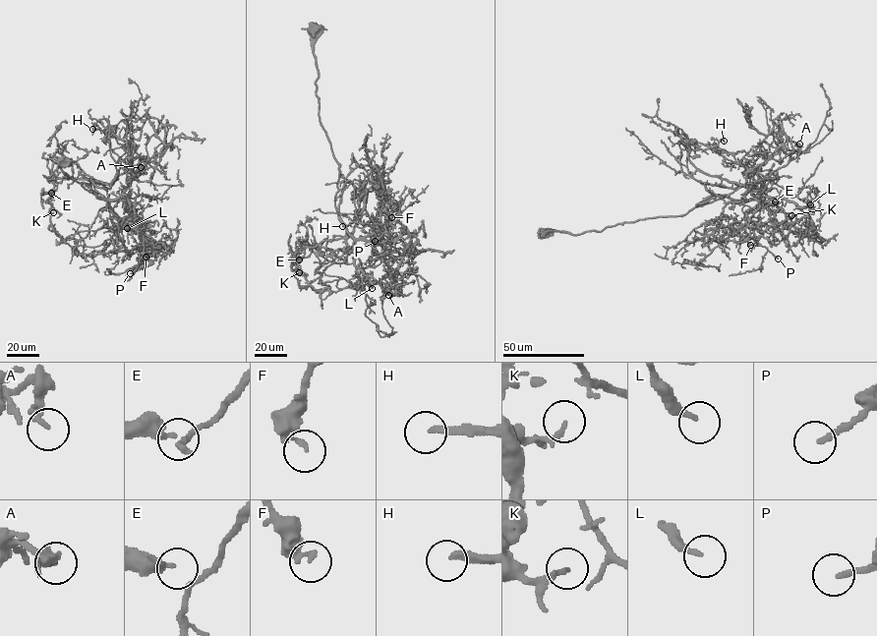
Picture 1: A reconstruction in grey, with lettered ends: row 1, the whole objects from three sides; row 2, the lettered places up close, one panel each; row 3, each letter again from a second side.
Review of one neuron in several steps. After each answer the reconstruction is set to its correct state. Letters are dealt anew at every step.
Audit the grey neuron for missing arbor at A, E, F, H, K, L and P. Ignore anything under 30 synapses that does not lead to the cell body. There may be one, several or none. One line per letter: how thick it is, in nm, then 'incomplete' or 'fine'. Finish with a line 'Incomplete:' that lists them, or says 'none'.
A: calibre 150 nm; fine
E: calibre 200 nm; fine
F: calibre 150 nm; fine
H: calibre 240 nm; fine
K: calibre 190 nm; fine
L: calibre 190 nm; fine
P: calibre 190 nm; fine
Incomplete: none

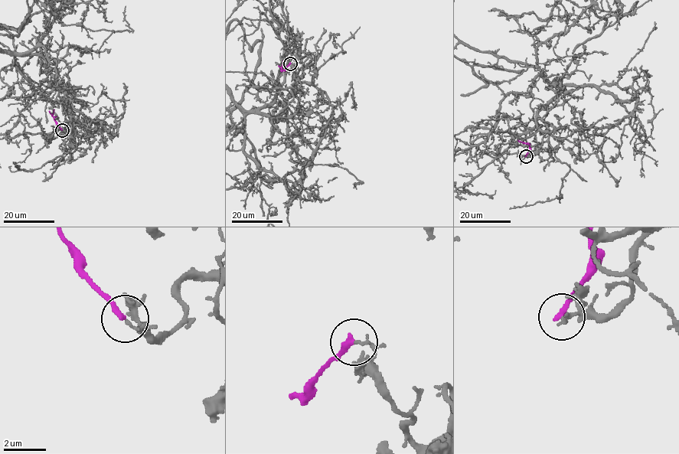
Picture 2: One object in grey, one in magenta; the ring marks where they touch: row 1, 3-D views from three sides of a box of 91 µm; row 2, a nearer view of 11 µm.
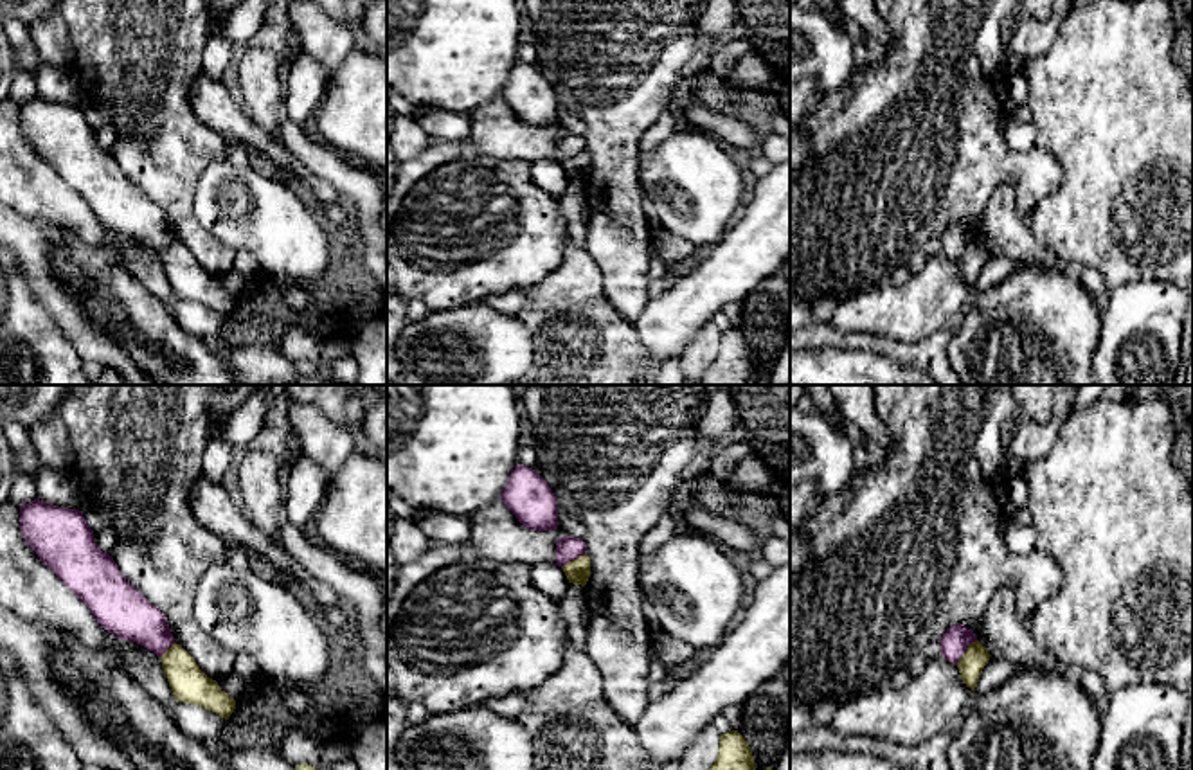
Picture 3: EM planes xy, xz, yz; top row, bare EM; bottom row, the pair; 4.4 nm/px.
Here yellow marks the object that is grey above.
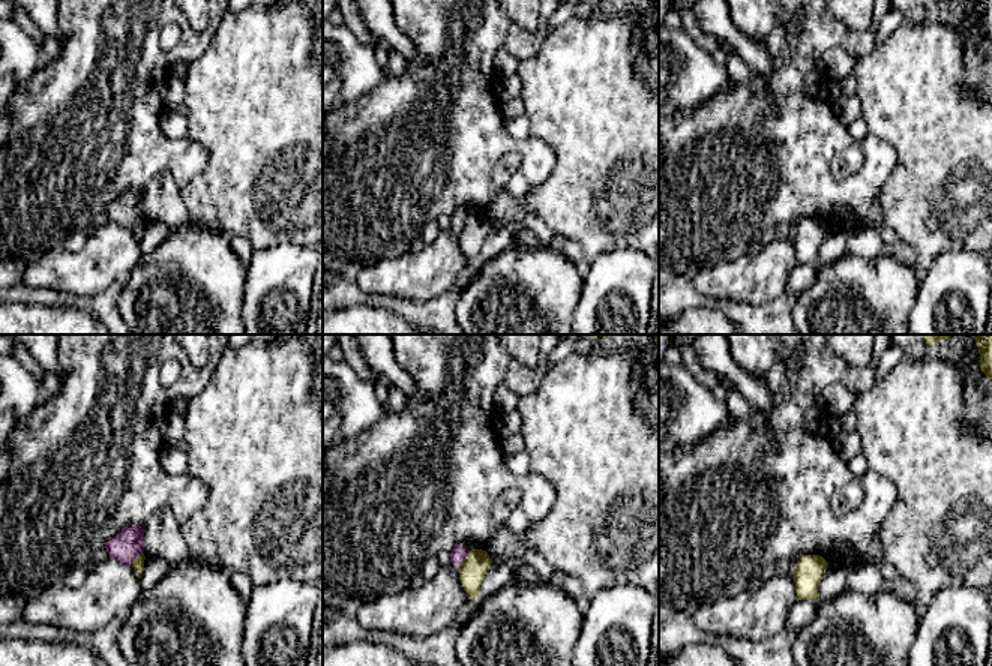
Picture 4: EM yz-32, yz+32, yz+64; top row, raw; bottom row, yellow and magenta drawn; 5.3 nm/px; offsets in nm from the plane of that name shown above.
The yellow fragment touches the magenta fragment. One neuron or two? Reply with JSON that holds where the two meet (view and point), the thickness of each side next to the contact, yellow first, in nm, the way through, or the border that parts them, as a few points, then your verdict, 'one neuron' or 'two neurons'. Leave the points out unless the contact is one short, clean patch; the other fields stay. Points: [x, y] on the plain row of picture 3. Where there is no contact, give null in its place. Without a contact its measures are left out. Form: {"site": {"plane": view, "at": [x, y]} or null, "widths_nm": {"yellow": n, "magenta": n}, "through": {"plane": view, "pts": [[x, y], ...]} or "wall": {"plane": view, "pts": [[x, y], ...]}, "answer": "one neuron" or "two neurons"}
{"site": {"plane": "yz", "at": [965, 249]}, "widths_nm": {"yellow": 110, "magenta": 120}, "wall": {"plane": "yz", "pts": [[976, 236], [956, 259]]}, "answer": "two neurons"}

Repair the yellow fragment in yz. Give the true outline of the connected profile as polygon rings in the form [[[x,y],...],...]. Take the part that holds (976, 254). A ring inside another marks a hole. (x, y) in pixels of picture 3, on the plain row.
[[[972,239],[961,257],[957,259],[959,270],[966,284],[975,288],[979,273],[990,257],[988,246],[979,239]]]

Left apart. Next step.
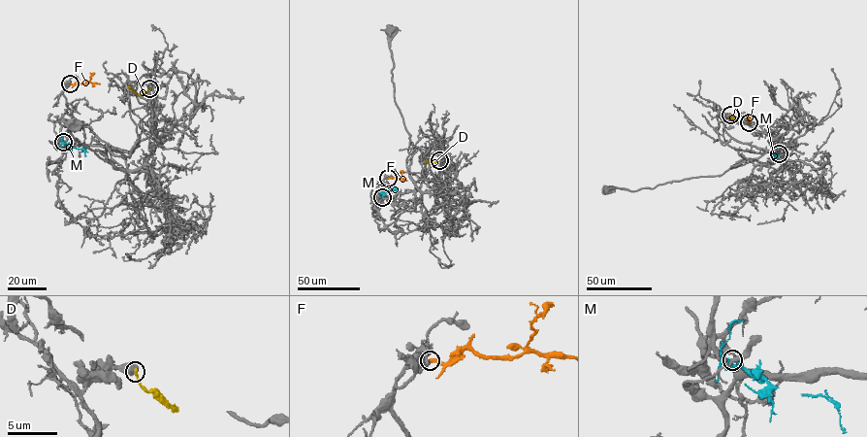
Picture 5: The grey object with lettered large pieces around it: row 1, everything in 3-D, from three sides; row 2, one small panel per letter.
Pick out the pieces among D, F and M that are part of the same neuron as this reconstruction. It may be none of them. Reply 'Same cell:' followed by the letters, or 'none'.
Same cell: F

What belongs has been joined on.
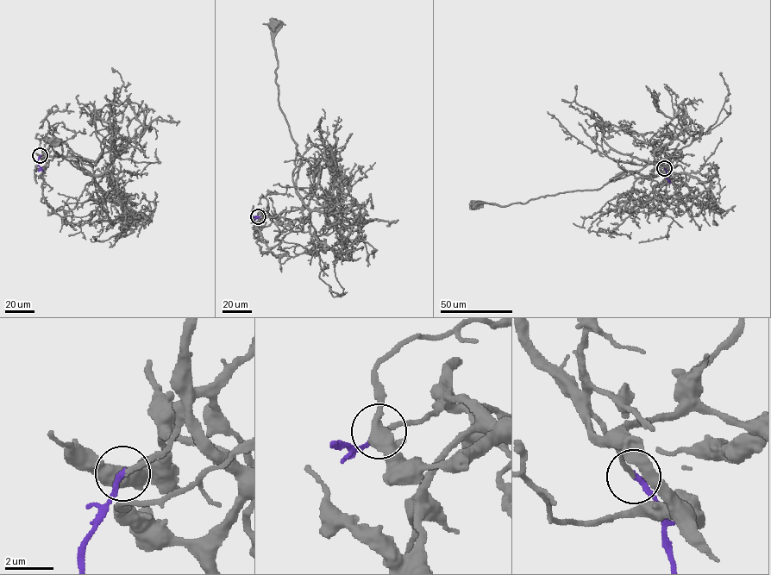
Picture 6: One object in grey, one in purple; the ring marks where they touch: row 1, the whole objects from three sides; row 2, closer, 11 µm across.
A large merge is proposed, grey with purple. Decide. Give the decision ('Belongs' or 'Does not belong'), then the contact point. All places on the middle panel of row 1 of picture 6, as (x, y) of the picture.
Belongs. Place: (258, 216)

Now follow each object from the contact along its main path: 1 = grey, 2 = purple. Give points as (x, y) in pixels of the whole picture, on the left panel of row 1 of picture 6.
1: (40, 155), (65, 143), (89, 161), (93, 176), (75, 161), (78, 168), (54, 154), (52, 142)
2: (40, 155), (37, 163), (40, 167), (38, 171)

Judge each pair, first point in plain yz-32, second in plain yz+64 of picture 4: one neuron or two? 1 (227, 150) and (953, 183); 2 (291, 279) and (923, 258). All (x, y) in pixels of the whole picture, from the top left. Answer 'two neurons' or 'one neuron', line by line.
1: one neuron
2: two neurons

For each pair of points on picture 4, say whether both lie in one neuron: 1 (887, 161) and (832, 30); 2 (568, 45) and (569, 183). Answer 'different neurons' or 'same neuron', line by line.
1: same neuron
2: same neuron

